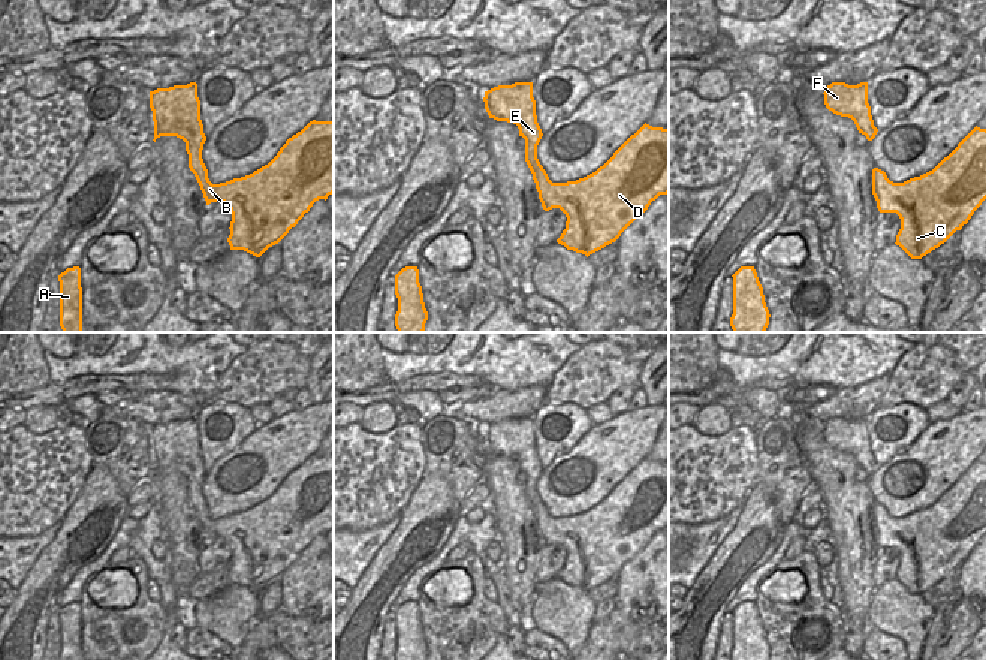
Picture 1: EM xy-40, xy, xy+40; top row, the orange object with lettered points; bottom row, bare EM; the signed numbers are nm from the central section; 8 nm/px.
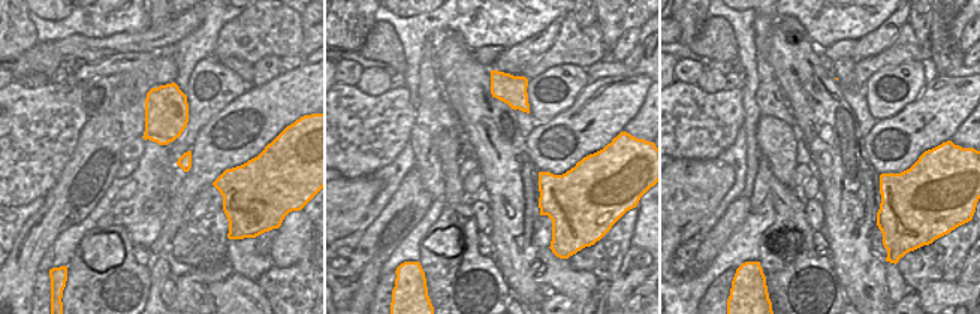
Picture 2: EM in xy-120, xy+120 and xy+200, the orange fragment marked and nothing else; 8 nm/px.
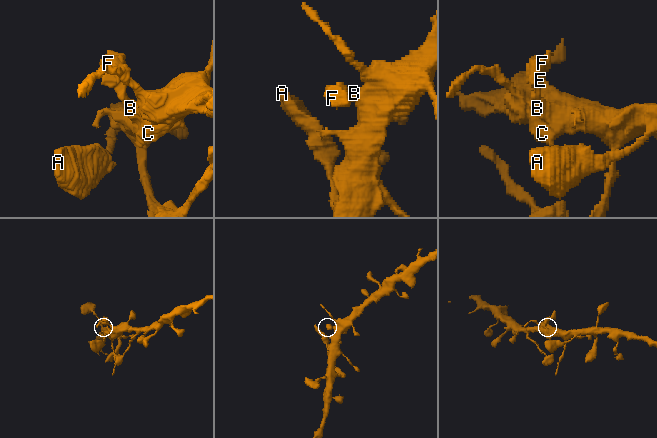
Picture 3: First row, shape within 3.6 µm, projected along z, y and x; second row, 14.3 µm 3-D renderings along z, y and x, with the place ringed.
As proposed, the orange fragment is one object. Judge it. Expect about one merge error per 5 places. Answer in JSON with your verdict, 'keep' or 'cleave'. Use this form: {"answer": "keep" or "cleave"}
{"answer": "keep"}

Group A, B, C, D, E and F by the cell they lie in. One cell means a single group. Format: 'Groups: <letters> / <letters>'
Groups: A B C D E F.

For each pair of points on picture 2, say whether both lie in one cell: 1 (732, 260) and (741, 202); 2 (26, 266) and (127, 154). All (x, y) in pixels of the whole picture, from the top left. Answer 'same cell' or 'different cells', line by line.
1: different cells
2: different cells

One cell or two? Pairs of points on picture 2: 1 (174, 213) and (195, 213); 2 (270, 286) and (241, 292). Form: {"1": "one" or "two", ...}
{"1": "two", "2": "two"}

